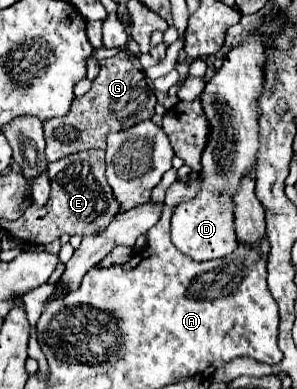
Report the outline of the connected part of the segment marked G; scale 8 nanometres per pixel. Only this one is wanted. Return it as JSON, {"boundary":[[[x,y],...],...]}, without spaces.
{"boundary":[[[124,51],[116,57],[102,59],[100,73],[92,81],[90,91],[82,97],[76,97],[64,117],[52,117],[44,121],[46,159],[58,161],[60,157],[66,157],[74,151],[86,151],[92,147],[104,149],[104,141],[110,131],[120,131],[132,127],[138,121],[150,119],[154,115],[154,105],[154,91],[148,87],[144,73],[134,69]]]}

